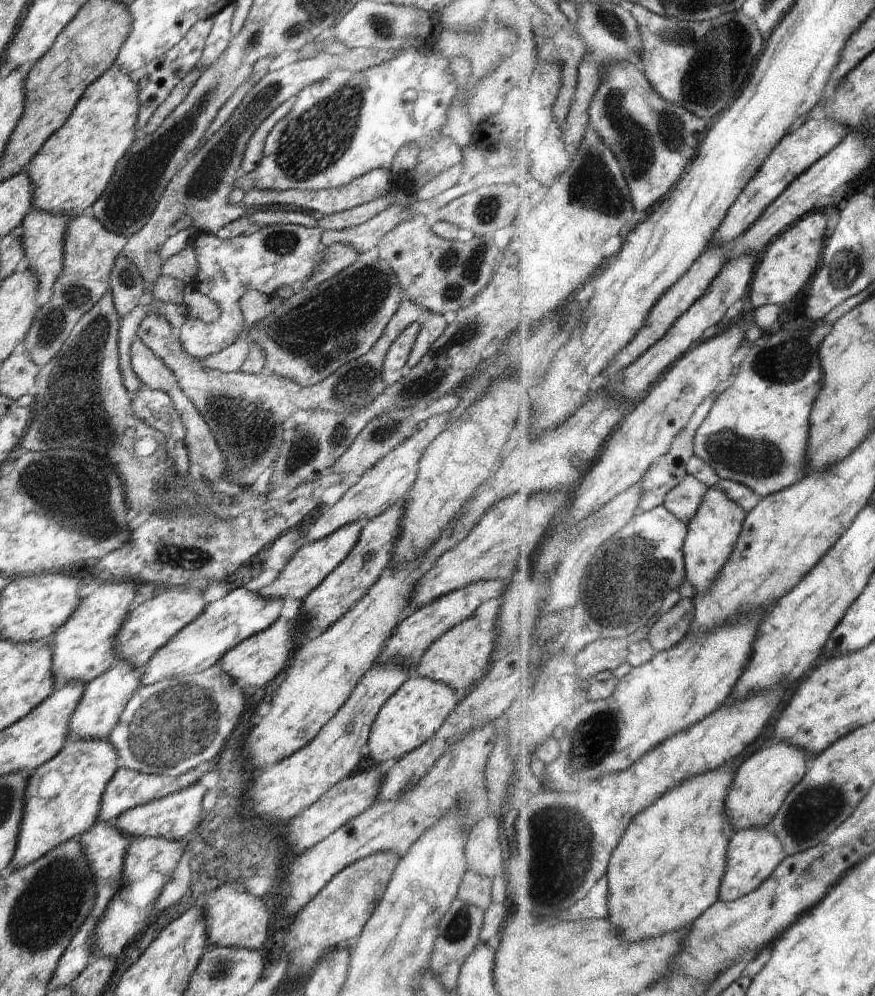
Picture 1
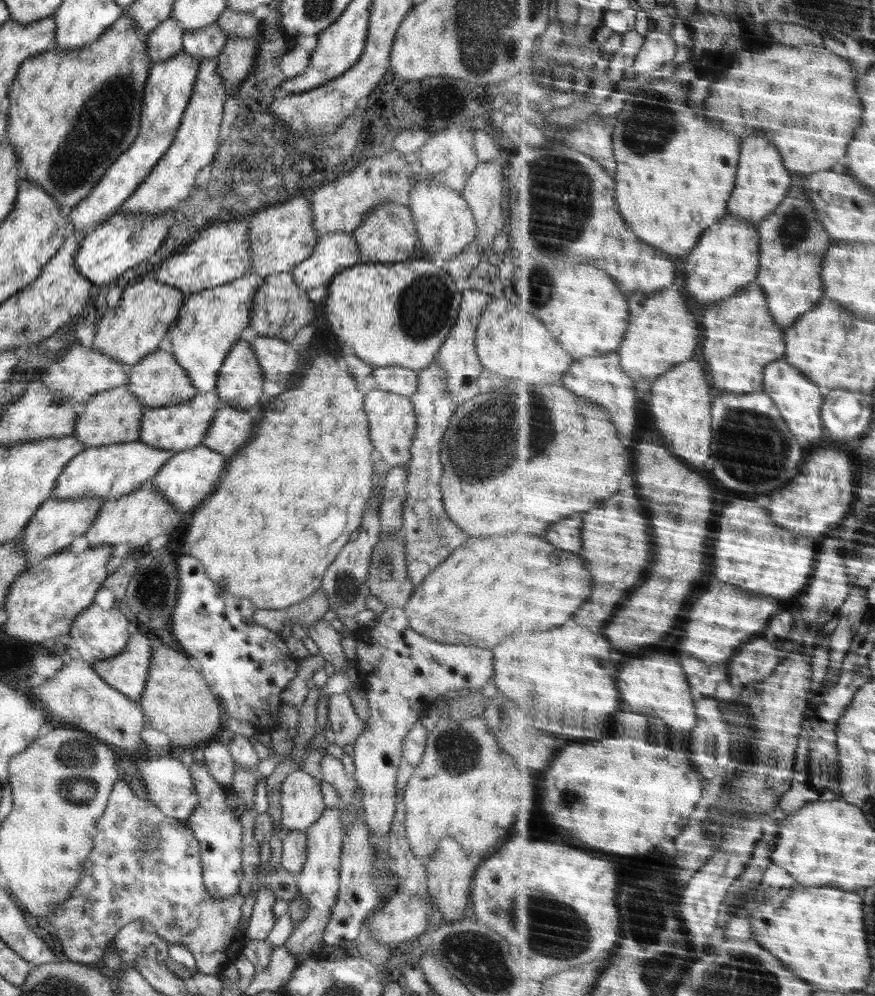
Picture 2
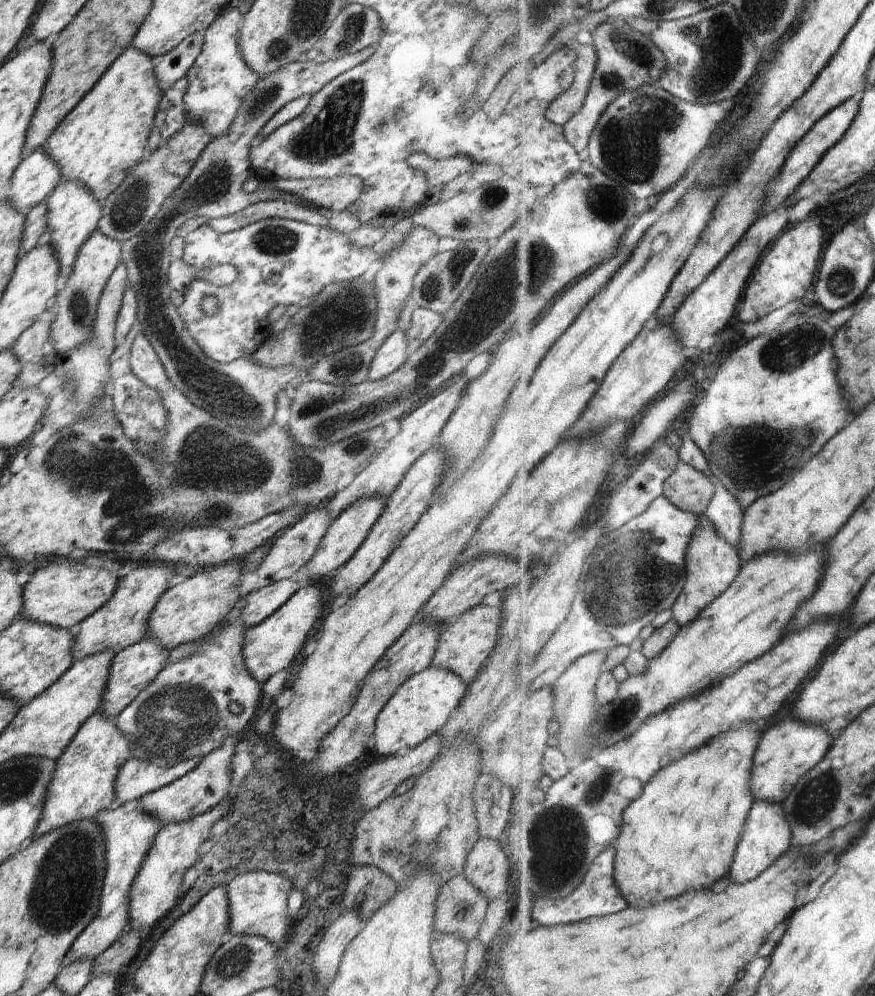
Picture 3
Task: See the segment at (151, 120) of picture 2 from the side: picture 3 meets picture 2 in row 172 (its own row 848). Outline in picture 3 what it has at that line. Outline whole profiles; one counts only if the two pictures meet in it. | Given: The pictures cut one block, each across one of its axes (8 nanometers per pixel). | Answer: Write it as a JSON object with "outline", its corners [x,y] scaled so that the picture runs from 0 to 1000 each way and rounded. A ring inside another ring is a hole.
{"outline":[[[147,805],[131,813],[121,812],[111,815],[107,821],[121,840],[119,842],[121,871],[113,913],[110,920],[78,953],[75,960],[71,963],[73,971],[94,963],[107,964],[114,960],[114,957],[126,952],[146,933],[146,897],[151,885],[167,859],[168,853],[174,849],[178,837],[185,831],[183,824],[160,813],[157,805]]]}

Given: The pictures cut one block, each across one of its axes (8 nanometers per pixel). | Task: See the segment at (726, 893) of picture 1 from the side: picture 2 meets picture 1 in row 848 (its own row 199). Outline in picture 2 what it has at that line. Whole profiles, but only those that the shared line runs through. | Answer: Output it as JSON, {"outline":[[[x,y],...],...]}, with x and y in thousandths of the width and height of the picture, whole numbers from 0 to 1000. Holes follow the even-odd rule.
{"outline":[[[859,137],[850,143],[845,175],[846,181],[834,200],[832,213],[837,217],[858,221],[866,226],[888,212],[899,200],[907,183],[907,177],[896,167],[891,151],[880,143],[878,137]]]}

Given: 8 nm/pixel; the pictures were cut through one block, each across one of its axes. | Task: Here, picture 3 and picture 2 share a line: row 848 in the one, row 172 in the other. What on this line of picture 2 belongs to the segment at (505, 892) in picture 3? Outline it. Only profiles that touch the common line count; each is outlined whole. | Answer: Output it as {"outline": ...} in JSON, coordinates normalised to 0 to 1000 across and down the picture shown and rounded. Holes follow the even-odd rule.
{"outline":[[[575,161],[546,162],[544,169],[537,174],[527,196],[538,209],[545,228],[544,243],[550,249],[549,261],[555,263],[563,260],[565,241],[569,234],[576,232],[576,217],[574,217],[574,203],[576,203],[577,165]]]}

